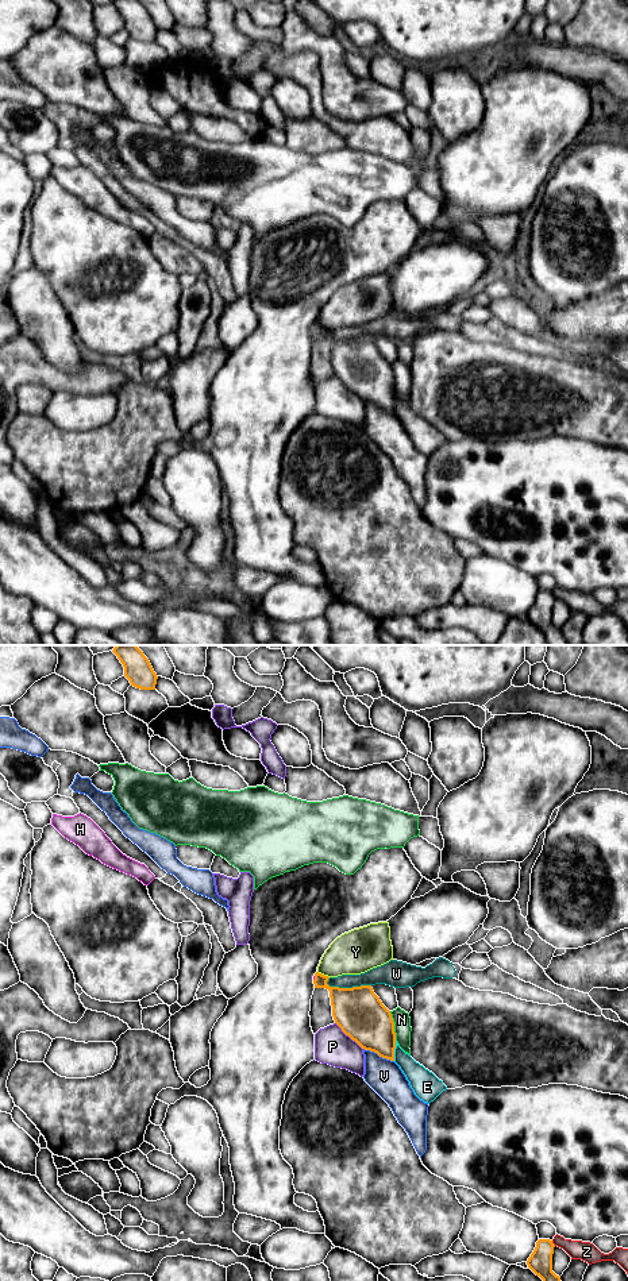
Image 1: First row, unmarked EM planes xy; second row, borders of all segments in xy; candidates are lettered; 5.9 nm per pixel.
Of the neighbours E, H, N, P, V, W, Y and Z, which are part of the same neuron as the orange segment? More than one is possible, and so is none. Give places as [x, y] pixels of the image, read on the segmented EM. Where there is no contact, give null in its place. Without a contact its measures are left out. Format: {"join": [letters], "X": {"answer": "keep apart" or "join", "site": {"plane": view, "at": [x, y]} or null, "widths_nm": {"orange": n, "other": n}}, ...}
{"join": [], "E": {"answer": "keep apart", "site": {"plane": "xy", "at": [393, 1050]}, "widths_nm": {"orange": 280, "other": 150}}, "H": {"answer": "keep apart", "site": {"plane": "xy", "at": [315, 979]}, "widths_nm": {"orange": 190, "other": 20}}, "N": {"answer": "keep apart", "site": {"plane": "xy", "at": [393, 1026]}, "widths_nm": {"orange": 300, "other": 100}}, "P": {"answer": "keep apart", "site": {"plane": "xy", "at": [349, 1036]}, "widths_nm": {"orange": 300, "other": 220}}, "V": {"answer": "keep apart", "site": {"plane": "xy", "at": [378, 1054]}, "widths_nm": {"orange": 280, "other": 200}}, "W": {"answer": "keep apart", "site": {"plane": "xy", "at": [349, 988]}, "widths_nm": {"orange": 300, "other": 130}}, "Y": {"answer": "keep apart", "site": {"plane": "xy", "at": [323, 975]}, "widths_nm": {"orange": 220, "other": 260}}, "Z": {"answer": "keep apart", "site": {"plane": "xy", "at": [553, 1243]}, "widths_nm": {"orange": 140, "other": 120}}}

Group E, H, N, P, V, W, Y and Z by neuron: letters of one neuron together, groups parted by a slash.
E / H W / N / P / V / Y / Z

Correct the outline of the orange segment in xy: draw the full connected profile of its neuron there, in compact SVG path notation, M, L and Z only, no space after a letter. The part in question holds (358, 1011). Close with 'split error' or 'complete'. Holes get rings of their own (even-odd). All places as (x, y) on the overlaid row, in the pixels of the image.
M315 973L315 988L330 991L332 1016L342 1031L362 1049L394 1061L396 1033L390 1011L371 985L352 988L330 987L328 976Z | complete

